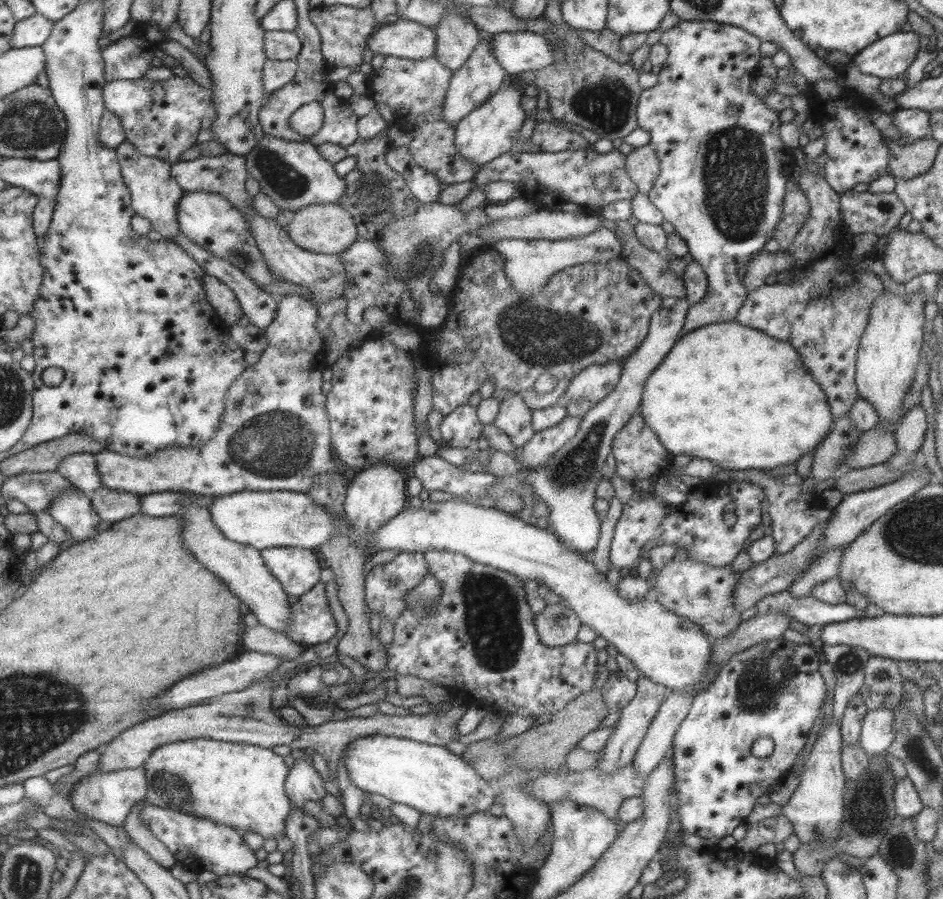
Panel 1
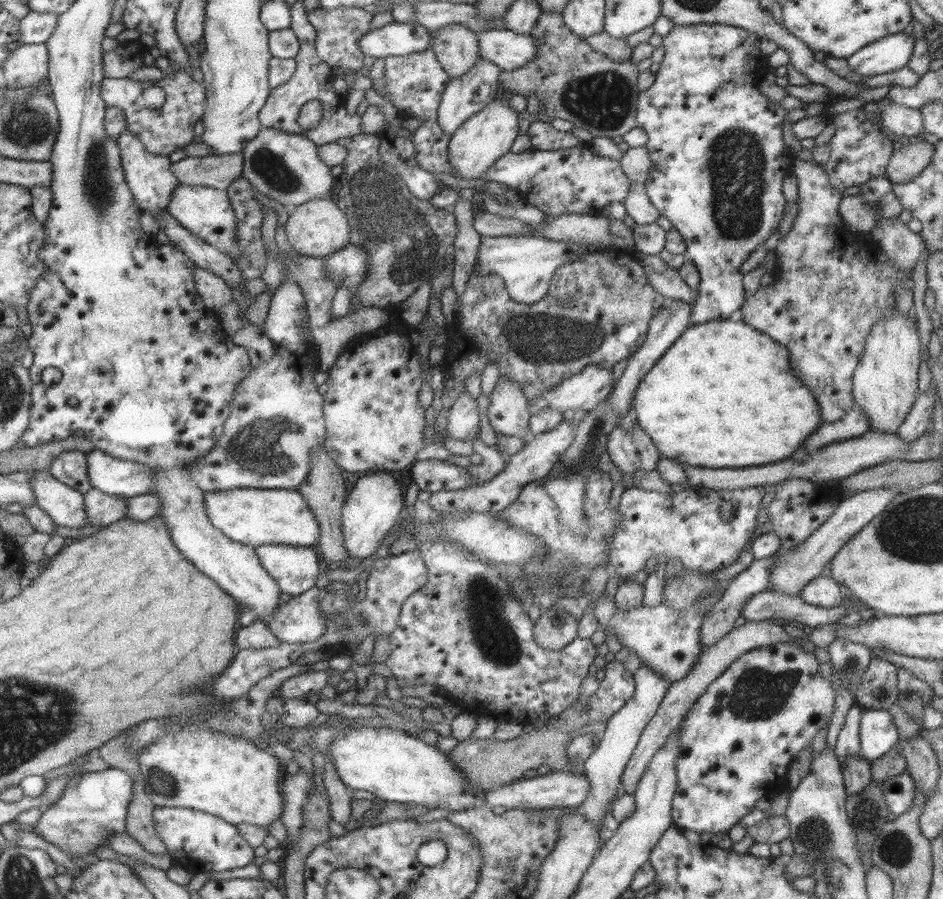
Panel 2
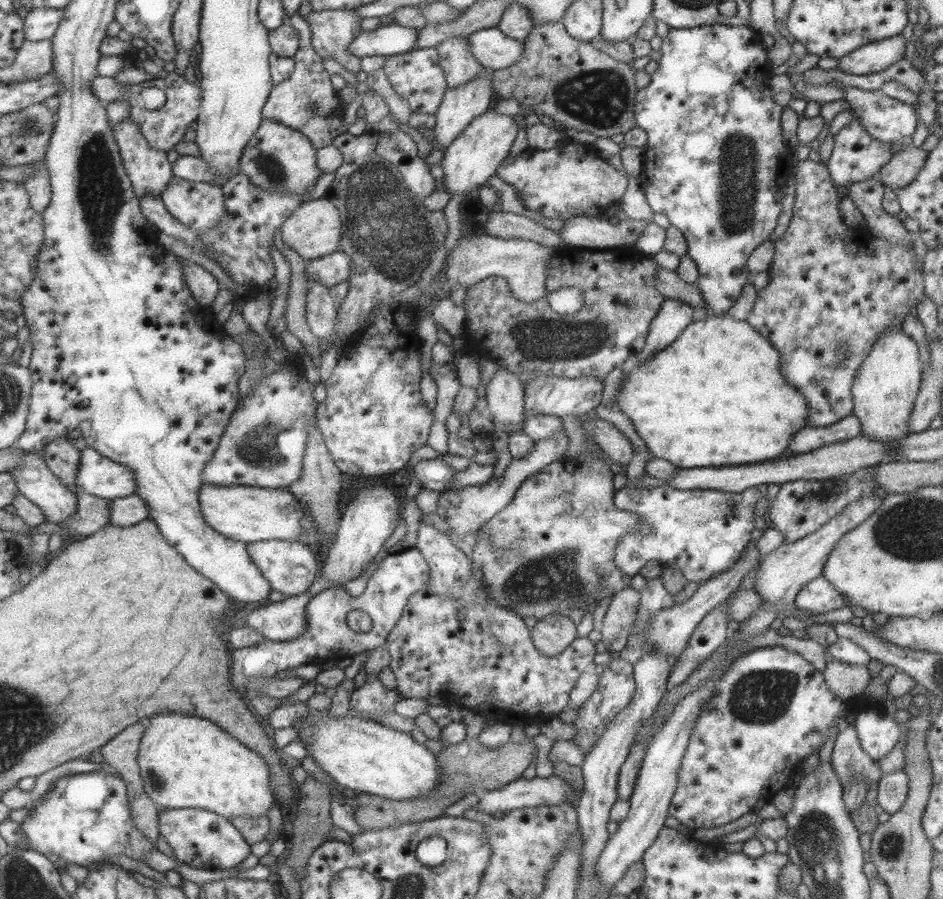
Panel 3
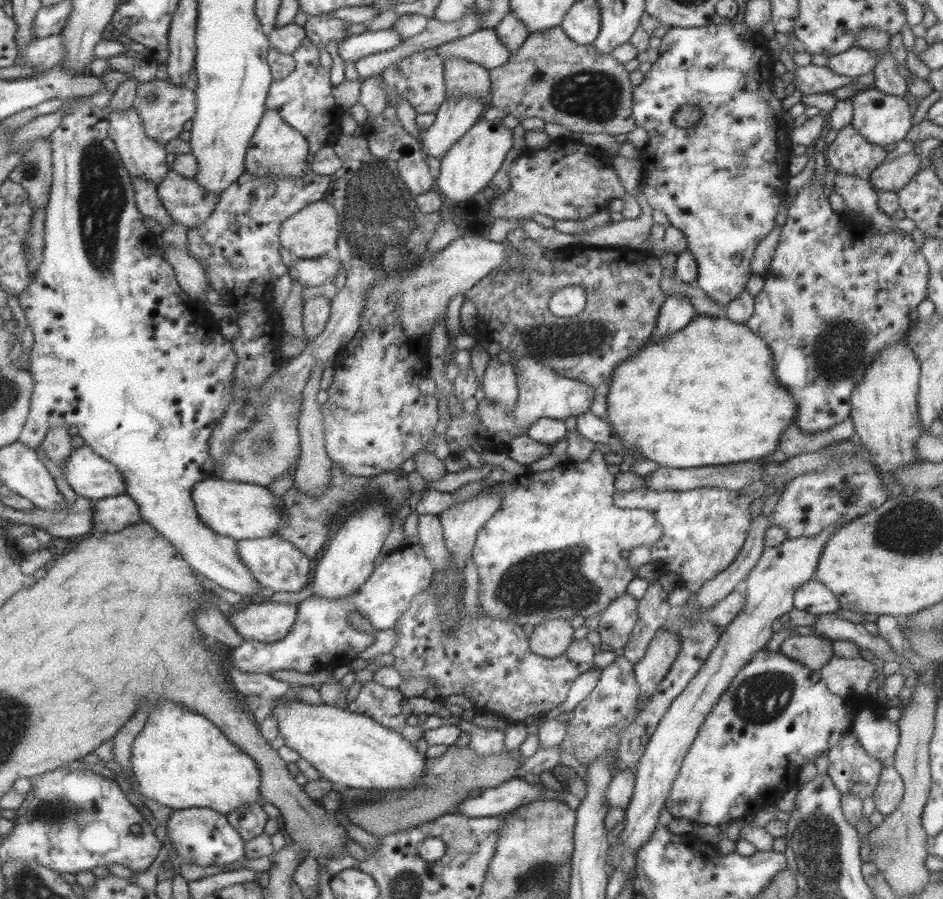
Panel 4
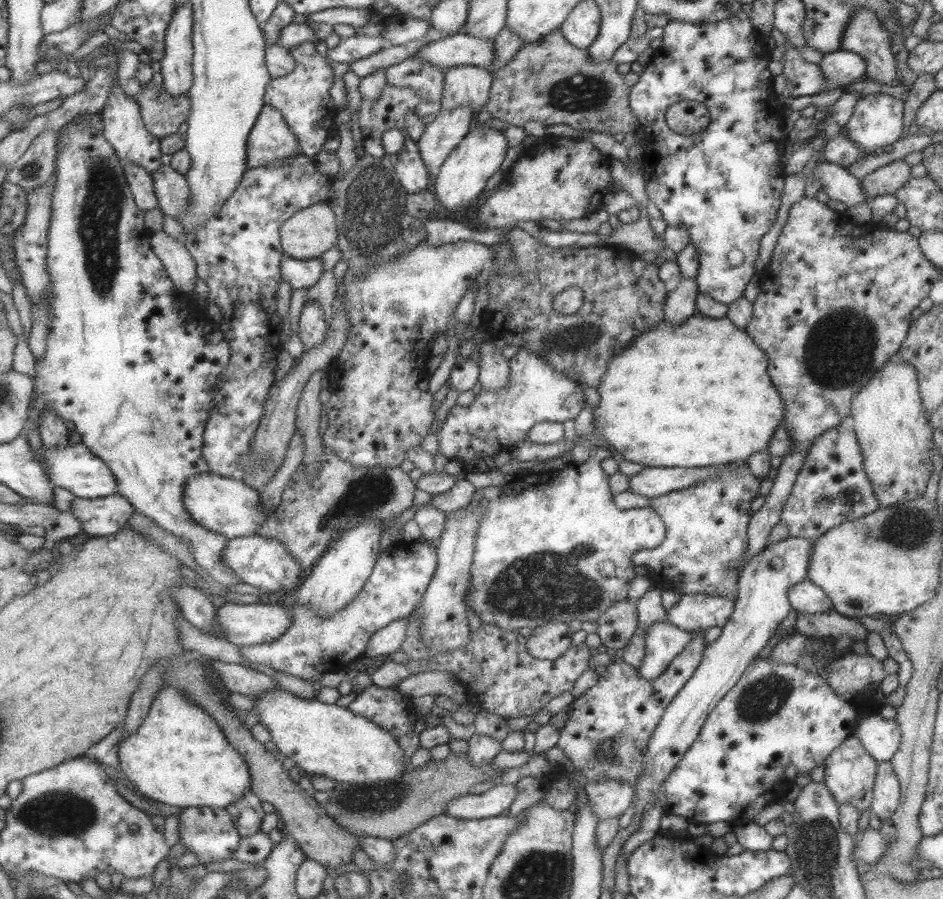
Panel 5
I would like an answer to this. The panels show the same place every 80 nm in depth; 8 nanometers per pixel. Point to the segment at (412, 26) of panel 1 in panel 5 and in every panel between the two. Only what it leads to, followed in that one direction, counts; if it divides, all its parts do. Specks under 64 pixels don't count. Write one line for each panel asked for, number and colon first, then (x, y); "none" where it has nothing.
2: (394, 38)
3: (385, 40)
4: (355, 46)
5: (354, 47)

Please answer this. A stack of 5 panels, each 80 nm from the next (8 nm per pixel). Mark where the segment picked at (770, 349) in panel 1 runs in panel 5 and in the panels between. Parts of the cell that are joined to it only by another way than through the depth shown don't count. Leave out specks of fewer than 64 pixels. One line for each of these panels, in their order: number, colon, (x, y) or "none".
2: (723, 395)
3: (714, 397)
4: (705, 395)
5: (695, 394)

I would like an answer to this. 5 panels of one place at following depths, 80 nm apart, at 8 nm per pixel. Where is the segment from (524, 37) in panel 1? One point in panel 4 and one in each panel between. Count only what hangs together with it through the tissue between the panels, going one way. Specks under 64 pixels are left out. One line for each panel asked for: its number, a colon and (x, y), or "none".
2: (506, 50)
3: (489, 47)
4: (482, 47)

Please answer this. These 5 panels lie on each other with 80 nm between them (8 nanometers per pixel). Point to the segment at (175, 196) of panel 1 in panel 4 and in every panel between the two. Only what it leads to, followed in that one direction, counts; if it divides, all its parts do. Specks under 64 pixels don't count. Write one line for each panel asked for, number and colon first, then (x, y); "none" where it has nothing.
2: (148, 176)
3: (148, 170)
4: (142, 157)

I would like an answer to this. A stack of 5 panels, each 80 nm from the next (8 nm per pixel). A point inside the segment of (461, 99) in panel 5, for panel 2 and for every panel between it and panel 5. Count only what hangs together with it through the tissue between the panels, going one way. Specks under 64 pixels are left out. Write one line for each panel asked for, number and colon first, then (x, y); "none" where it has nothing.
2: (455, 47)
3: (458, 66)
4: (461, 78)

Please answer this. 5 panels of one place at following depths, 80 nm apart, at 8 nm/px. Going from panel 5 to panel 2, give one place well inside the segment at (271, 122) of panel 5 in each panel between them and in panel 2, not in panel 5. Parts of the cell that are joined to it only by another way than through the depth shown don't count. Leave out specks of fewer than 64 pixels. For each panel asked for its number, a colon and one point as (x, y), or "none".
2: (285, 167)
3: (279, 160)
4: (275, 150)

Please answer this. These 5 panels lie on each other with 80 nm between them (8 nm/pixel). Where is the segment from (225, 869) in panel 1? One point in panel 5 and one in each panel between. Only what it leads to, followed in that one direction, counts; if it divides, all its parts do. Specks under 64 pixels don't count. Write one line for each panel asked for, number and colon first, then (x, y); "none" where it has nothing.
2: (198, 841)
3: (201, 839)
4: (202, 836)
5: (208, 832)

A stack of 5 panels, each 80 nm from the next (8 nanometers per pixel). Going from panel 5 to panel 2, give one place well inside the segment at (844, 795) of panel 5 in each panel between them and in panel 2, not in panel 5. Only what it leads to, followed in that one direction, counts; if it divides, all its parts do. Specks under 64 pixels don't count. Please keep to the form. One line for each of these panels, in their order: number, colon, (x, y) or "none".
2: (847, 744)
3: (848, 760)
4: (852, 771)

